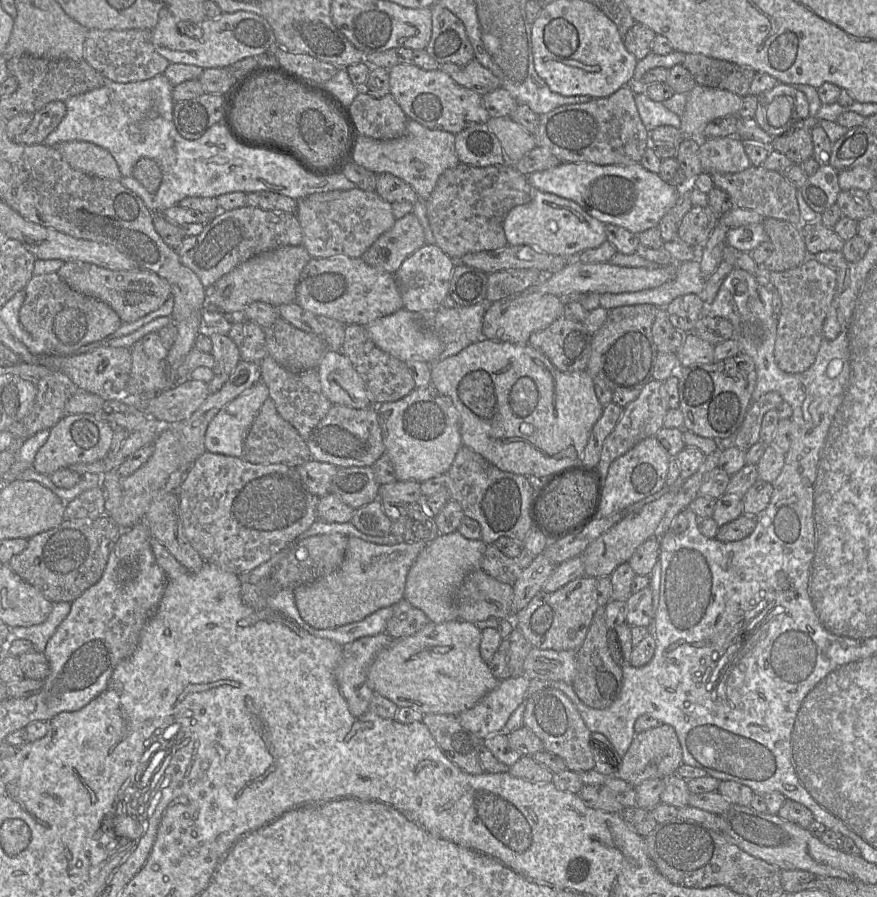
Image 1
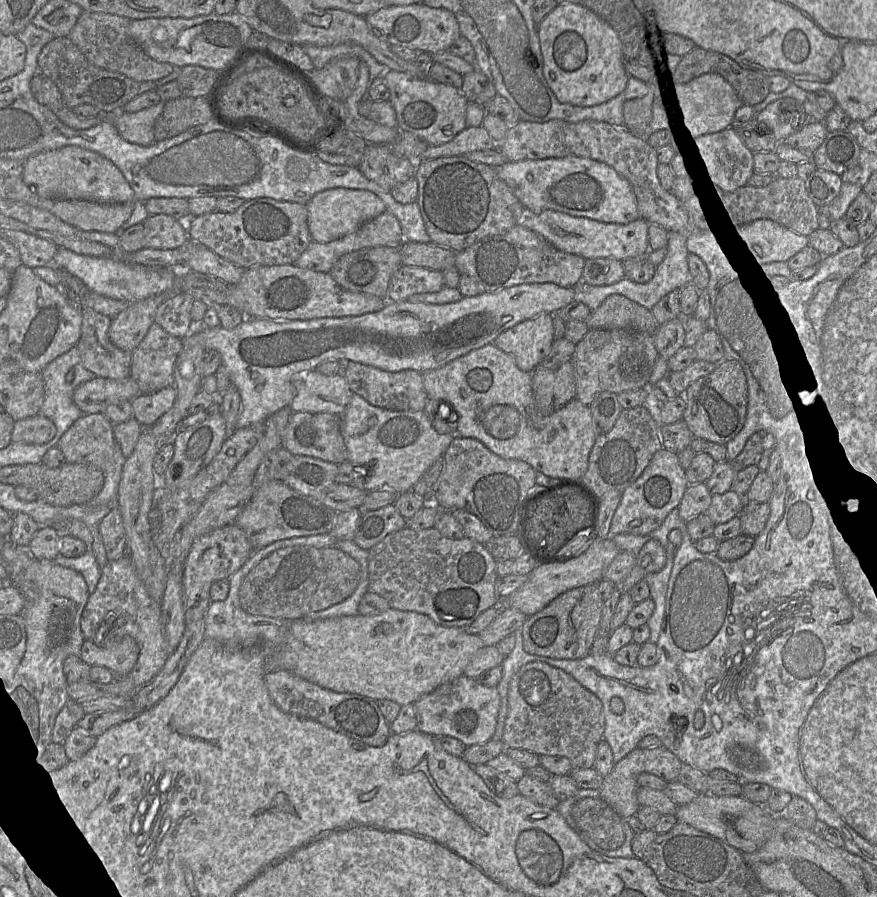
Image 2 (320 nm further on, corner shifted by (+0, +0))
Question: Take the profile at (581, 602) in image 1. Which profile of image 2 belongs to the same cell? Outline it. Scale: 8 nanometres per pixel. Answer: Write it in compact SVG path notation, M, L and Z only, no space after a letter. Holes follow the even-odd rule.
M597 584L570 589L546 605L536 614L527 617L521 627L523 648L532 655L554 659L582 659L590 654L600 621L604 600Z

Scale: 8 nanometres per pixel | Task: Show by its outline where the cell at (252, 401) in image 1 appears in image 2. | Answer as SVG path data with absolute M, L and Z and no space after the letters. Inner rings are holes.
M553 283L520 284L496 292L484 292L478 296L463 297L460 301L446 304L410 303L407 301L386 302L378 312L341 318L318 318L312 320L272 320L269 318L248 318L233 329L205 327L195 324L198 341L205 351L215 350L221 358L221 365L232 385L238 390L242 411L235 429L241 429L264 422L278 410L289 407L295 396L293 380L302 371L316 369L328 361L346 359L370 365L388 372L415 370L420 373L446 365L472 350L493 343L505 330L540 314L556 314L574 301L574 288L565 288Z

